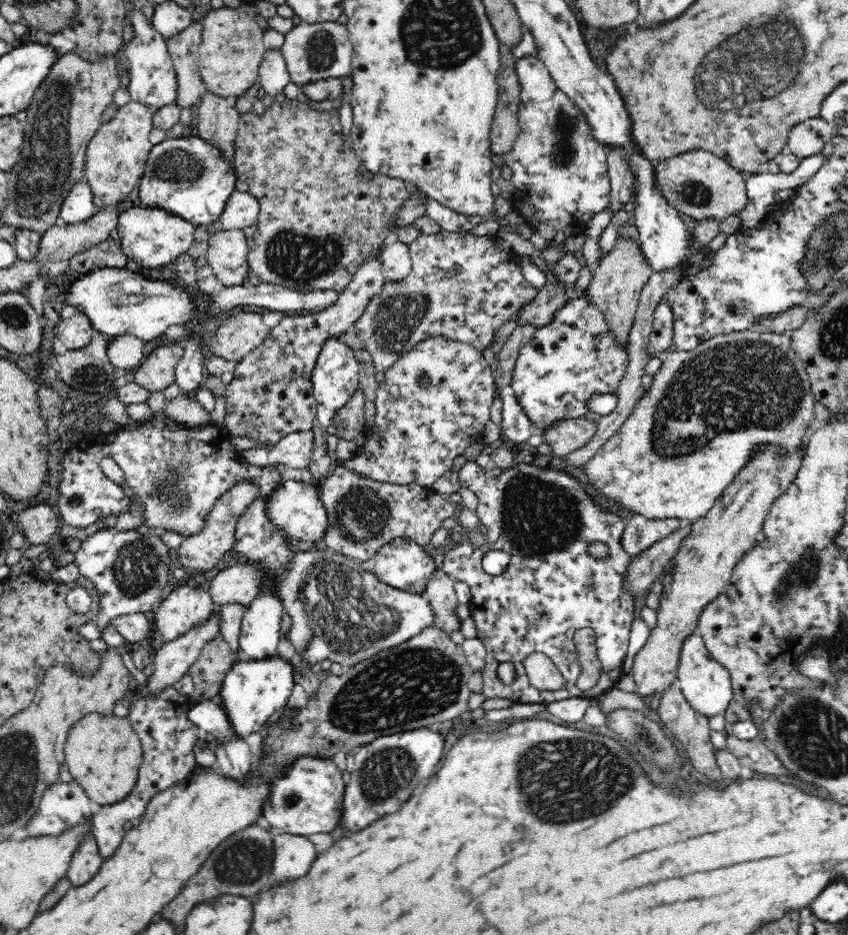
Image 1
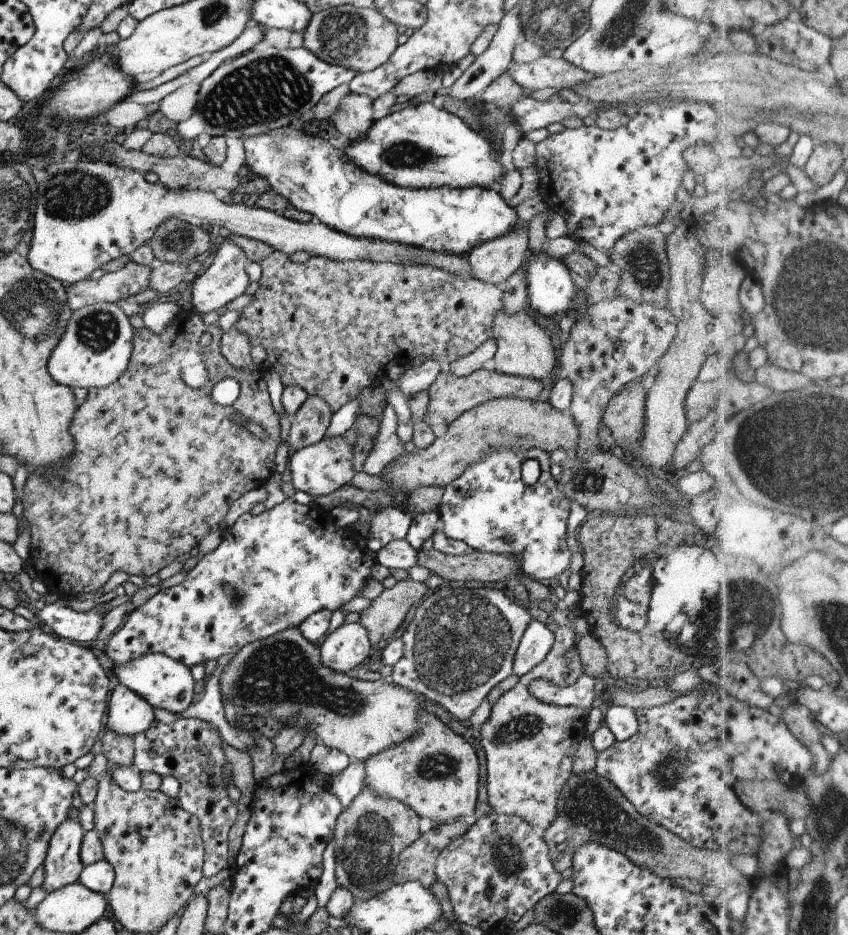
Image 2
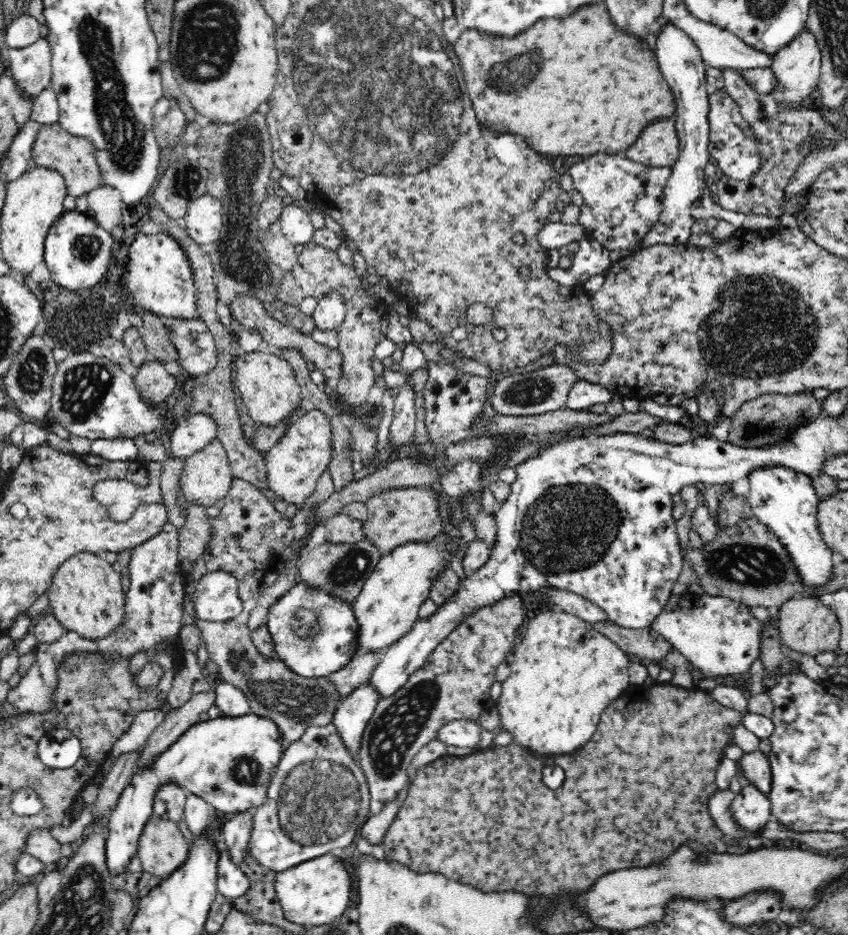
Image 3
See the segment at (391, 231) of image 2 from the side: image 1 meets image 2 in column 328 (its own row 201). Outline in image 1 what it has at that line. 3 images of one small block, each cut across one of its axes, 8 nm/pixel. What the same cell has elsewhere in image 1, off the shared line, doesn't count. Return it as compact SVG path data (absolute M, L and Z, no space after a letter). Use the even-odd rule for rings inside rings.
M198 137L166 139L153 145L145 164L145 173L140 178L139 196L147 207L166 210L170 214L191 222L193 226L208 226L219 220L226 209L230 194L234 192L238 176L235 167L222 155L222 151L212 143Z

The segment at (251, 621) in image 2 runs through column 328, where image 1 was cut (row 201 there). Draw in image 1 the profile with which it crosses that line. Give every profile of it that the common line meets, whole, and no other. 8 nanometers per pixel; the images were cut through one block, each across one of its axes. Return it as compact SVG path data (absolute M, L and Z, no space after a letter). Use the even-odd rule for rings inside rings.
M536 55L519 58L515 73L519 82L520 134L514 148L502 154L503 162L513 172L508 182L515 188L510 201L514 211L546 239L547 248L558 248L570 236L585 233L587 222L609 207L607 154L604 145L593 137L582 109L555 85Z

